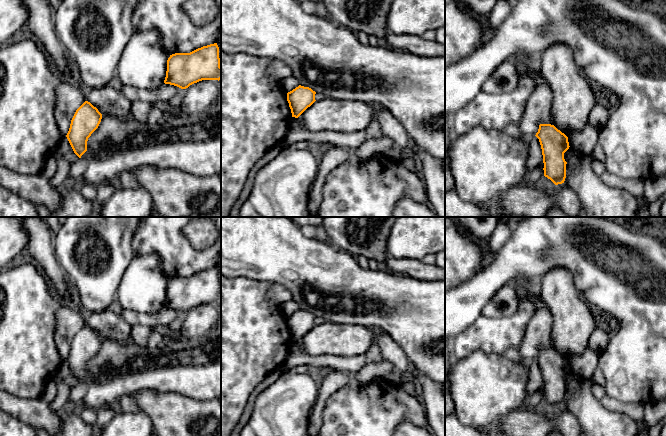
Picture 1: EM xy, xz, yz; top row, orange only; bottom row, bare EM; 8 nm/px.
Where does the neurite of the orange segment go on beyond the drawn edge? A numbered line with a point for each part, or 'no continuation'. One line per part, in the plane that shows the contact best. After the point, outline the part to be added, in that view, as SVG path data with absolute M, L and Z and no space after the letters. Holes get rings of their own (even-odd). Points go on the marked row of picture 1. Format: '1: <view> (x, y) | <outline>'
no continuation

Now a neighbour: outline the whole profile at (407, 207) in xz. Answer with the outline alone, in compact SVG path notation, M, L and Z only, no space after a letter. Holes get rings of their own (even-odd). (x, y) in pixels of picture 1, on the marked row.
M409 196L399 200L393 209L394 217L438 217L429 205L419 203Z

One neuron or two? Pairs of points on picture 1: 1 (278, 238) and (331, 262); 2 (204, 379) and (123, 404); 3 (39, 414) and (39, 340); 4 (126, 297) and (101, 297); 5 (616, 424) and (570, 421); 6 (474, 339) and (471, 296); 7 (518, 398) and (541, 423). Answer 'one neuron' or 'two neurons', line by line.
1: one neuron
2: two neurons
3: two neurons
4: two neurons
5: two neurons
6: two neurons
7: two neurons

